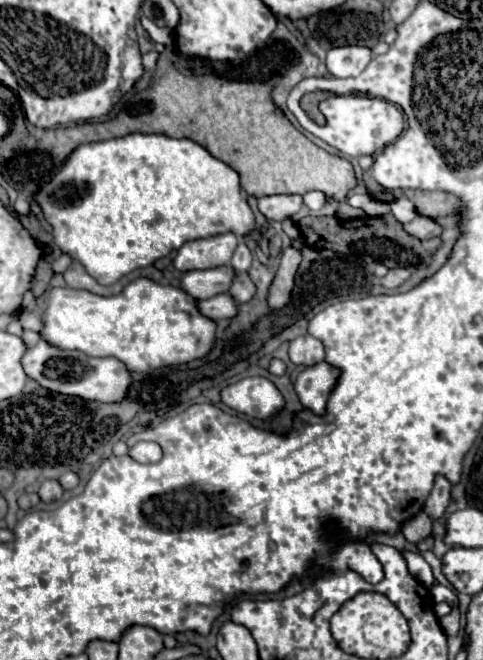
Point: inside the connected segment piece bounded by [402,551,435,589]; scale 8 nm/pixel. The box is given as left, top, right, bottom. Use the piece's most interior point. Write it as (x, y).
(418, 567)

